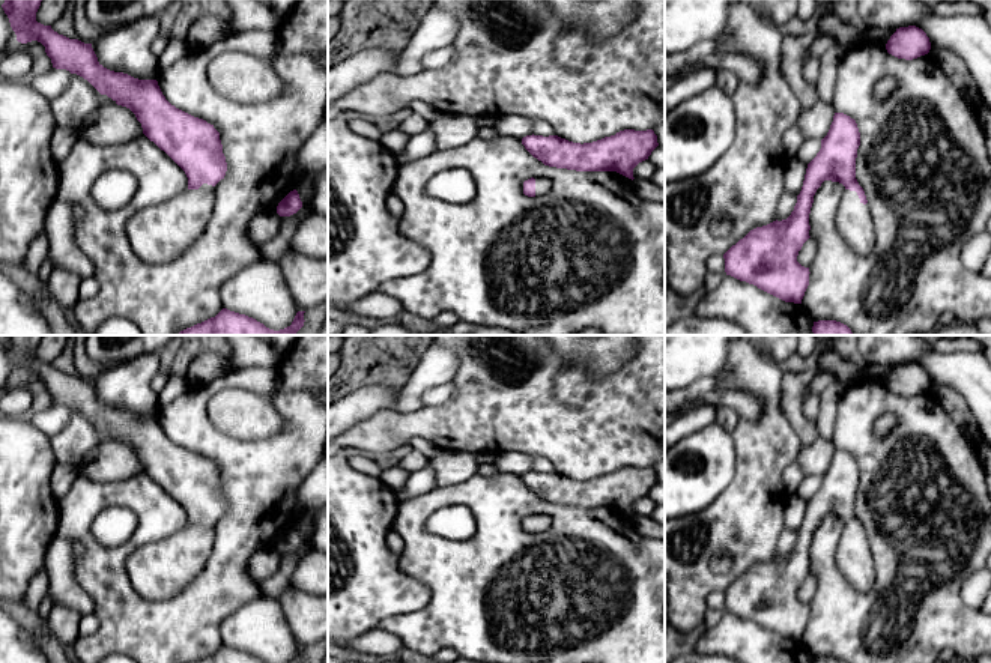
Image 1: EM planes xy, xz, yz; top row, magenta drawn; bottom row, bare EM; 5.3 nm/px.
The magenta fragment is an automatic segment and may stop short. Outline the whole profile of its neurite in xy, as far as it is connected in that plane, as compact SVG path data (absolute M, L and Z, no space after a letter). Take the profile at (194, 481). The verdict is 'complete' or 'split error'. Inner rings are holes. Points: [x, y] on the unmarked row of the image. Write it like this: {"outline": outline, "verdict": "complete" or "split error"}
{"outline": "M5 335L2 341L9 355L17 377L27 380L38 377L45 383L53 404L66 406L87 416L101 431L107 431L117 442L129 445L141 460L143 471L164 487L186 511L188 526L164 541L144 546L129 555L126 571L134 589L147 600L165 600L179 594L205 567L214 543L215 522L227 508L220 469L214 462L194 454L162 431L156 416L138 416L123 409L104 404L92 385L78 376L59 371L51 362L36 358L42 335Z", "verdict": "split error"}

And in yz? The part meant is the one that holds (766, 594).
{"outline": "M835 450L821 486L808 501L794 547L786 556L750 567L725 591L725 609L785 637L802 640L809 622L809 604L797 598L809 573L814 532L824 517L845 523L836 562L842 576L859 591L875 583L874 558L863 525L856 516L860 469L854 456Z", "verdict": "split error"}

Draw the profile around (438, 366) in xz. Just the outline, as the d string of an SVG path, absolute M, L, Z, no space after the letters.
M433 343L420 359L409 380L400 388L392 412L412 412L421 407L423 394L429 388L451 382L457 367L457 355L451 349Z

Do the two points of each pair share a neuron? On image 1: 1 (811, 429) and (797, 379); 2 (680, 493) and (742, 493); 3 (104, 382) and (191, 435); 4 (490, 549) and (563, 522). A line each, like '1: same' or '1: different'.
1: same
2: different
3: different
4: same

